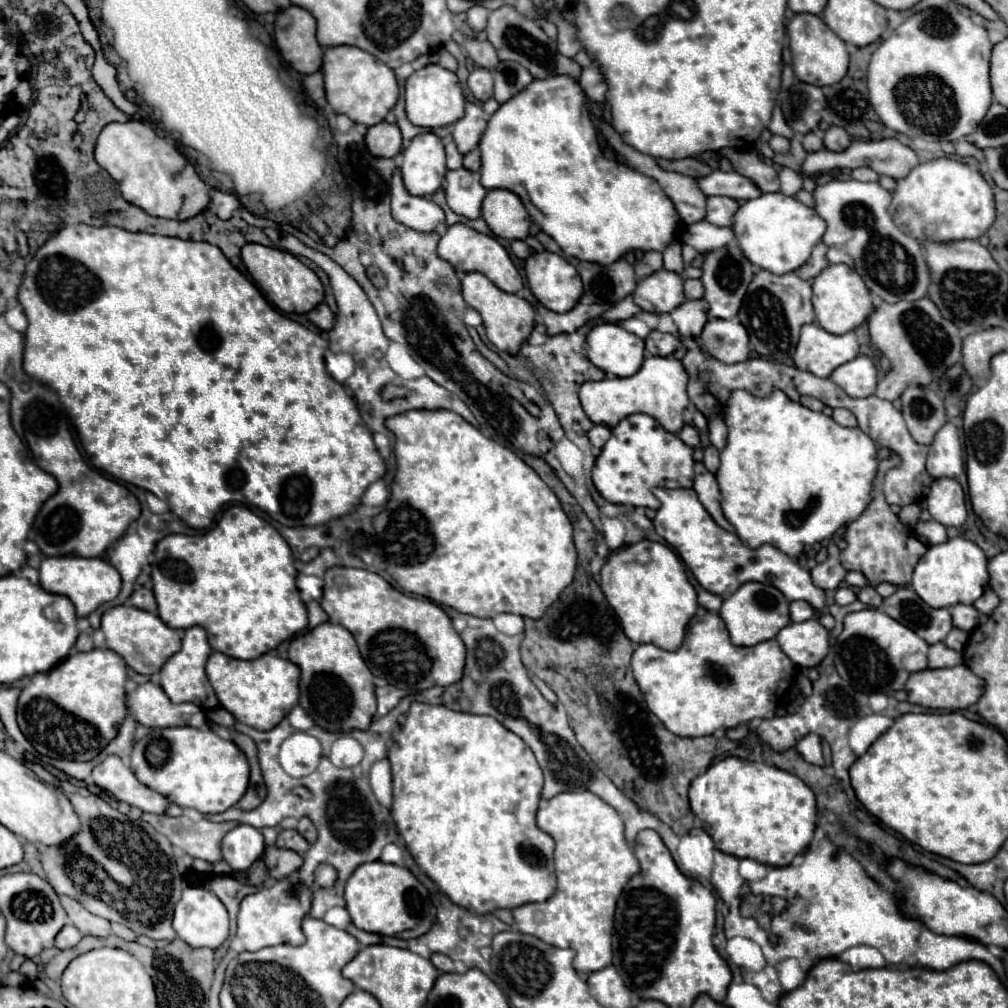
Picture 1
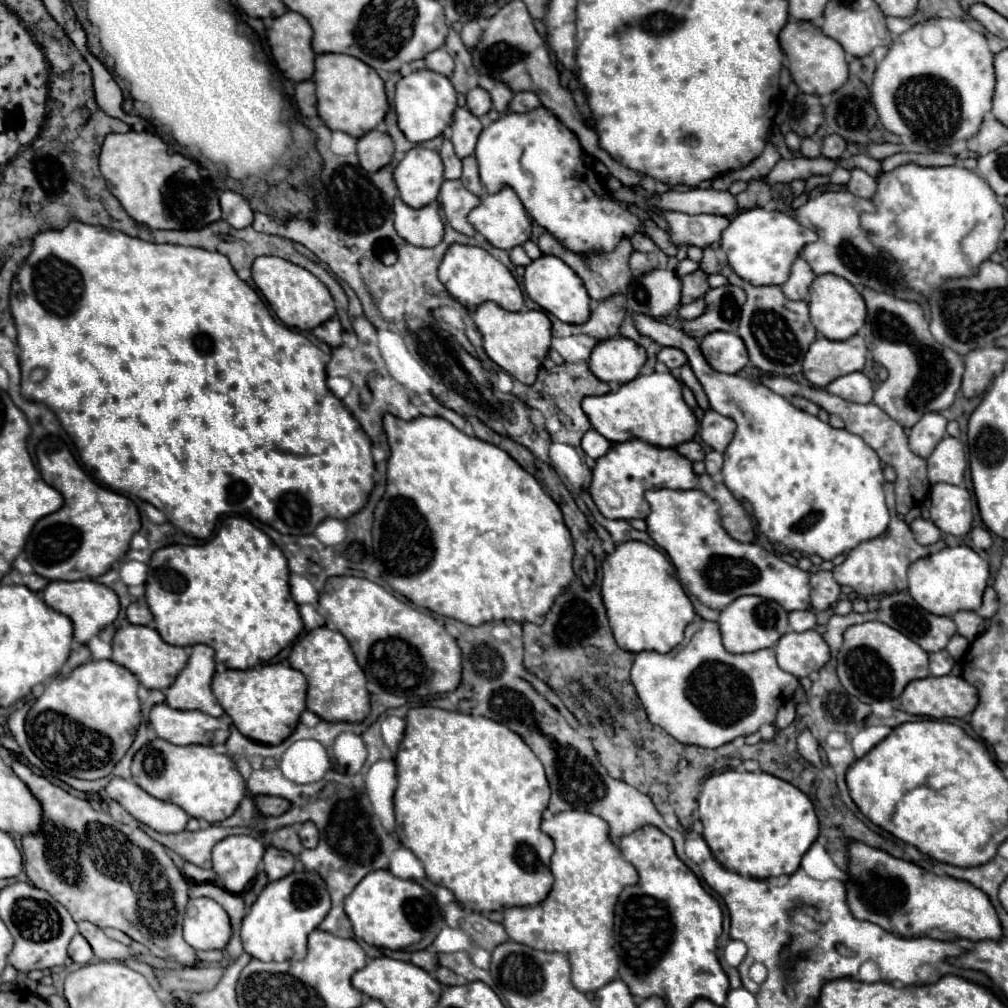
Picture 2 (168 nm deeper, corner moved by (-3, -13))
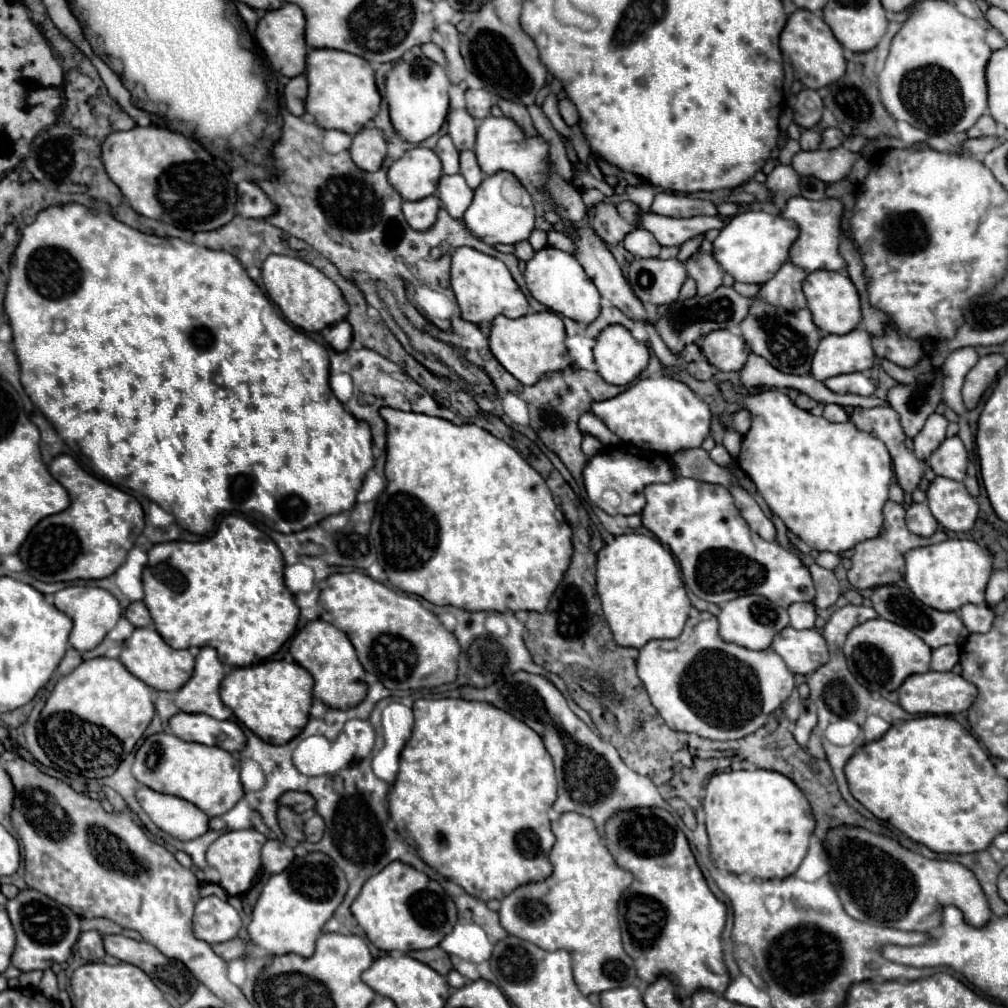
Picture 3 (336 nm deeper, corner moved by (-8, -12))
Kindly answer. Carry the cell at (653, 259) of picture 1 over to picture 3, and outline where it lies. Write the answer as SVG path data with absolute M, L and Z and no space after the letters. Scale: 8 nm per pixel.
M638 227L634 231L630 231L624 237L624 247L638 257L658 257L662 245L654 239L654 235L650 235L650 231Z

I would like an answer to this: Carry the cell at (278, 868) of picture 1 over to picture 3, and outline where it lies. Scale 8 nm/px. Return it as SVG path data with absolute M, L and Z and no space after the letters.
M266 841L262 847L262 867L270 873L282 873L294 859L294 851L284 841Z

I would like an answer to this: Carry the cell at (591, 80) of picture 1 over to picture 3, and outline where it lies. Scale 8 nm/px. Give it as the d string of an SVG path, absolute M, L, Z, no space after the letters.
M562 99L560 103L558 103L558 109L560 109L560 115L562 115L562 119L566 121L566 125L576 125L578 123L578 111L576 111L576 107L572 105L572 101L570 99Z

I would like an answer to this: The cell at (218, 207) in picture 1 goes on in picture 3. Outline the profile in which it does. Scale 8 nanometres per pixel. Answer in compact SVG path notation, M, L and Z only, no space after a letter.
M252 181L238 183L238 203L236 203L238 215L252 217L252 219L264 219L272 211L274 211L272 201L256 183Z

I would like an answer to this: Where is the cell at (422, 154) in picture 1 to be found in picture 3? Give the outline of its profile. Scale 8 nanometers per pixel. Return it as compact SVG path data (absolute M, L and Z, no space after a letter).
M408 149L388 169L388 183L406 201L418 201L434 195L438 179L442 177L442 163L432 149Z

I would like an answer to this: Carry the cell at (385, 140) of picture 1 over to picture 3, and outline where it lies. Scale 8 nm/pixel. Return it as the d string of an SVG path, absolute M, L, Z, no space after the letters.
M364 127L358 135L352 137L350 157L362 171L378 171L386 157L386 139L384 133L376 127Z

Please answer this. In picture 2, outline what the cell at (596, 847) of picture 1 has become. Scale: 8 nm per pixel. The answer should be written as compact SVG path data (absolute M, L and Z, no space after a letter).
M565 810L555 814L551 820L543 820L541 830L555 842L555 854L551 856L551 872L555 876L555 884L551 894L539 904L529 908L507 908L503 912L503 926L511 940L525 944L535 950L559 952L565 954L571 962L571 980L573 986L581 992L595 992L607 982L617 978L617 952L615 952L614 923L617 896L625 886L637 884L637 870L629 864L619 848L611 842L609 824L591 812Z

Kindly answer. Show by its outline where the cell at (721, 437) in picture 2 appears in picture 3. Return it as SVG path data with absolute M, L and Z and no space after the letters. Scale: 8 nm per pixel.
M746 409L722 417L722 423L724 423L728 429L734 429L734 431L738 431L738 433L742 433L742 435L750 429L750 421L752 421L752 415L750 415L750 411L746 411Z

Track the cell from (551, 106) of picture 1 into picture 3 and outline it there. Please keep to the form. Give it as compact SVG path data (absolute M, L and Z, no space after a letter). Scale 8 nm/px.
M486 117L480 121L476 131L476 149L478 165L486 175L494 175L496 171L510 171L520 181L528 179L536 189L544 189L548 183L548 143L542 137L526 137L520 127L506 117Z

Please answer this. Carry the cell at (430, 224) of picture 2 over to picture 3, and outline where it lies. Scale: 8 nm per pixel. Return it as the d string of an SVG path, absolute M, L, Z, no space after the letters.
M434 195L424 197L420 201L404 201L402 203L402 213L404 213L406 221L410 223L410 227L414 227L416 231L430 229L436 221L438 209L440 209L440 203L438 203L438 197L434 197Z

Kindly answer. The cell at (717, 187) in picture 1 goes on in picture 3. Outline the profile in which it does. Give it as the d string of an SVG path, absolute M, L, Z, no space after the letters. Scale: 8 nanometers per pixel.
M658 193L650 205L650 213L666 217L696 217L696 215L718 215L716 205L706 199L690 199L680 193Z

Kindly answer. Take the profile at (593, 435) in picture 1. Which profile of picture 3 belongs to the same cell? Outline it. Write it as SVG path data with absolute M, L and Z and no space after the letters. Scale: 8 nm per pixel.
M586 435L586 437L584 437L584 441L582 441L582 451L584 451L588 457L596 455L600 449L602 449L602 443L600 443L596 437L592 437L592 435Z

